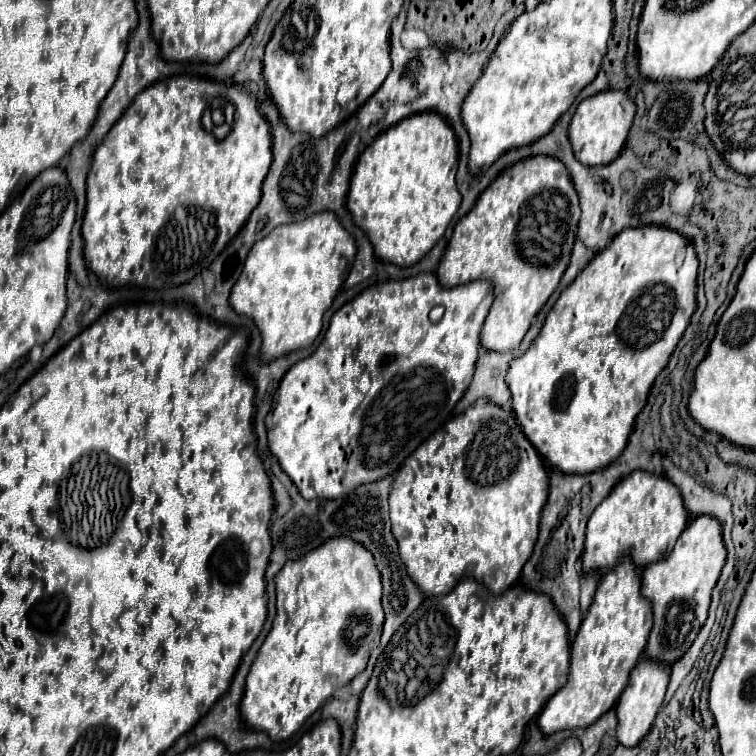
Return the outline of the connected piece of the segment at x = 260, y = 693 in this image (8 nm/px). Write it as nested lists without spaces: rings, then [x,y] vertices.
[[[336,536],[336,538],[330,538],[326,544],[322,544],[320,548],[316,548],[314,552],[306,554],[304,558],[298,558],[298,560],[288,560],[284,564],[284,568],[278,572],[276,576],[276,618],[274,618],[274,624],[272,624],[272,630],[270,634],[266,636],[250,672],[248,672],[248,680],[246,680],[246,690],[244,690],[244,698],[242,698],[242,704],[240,704],[240,712],[242,712],[242,718],[244,722],[250,726],[250,728],[256,728],[256,730],[264,730],[268,732],[268,736],[272,740],[288,740],[304,722],[306,718],[310,718],[326,700],[330,700],[334,696],[334,692],[338,688],[342,688],[344,684],[348,684],[358,672],[362,672],[362,668],[366,668],[366,662],[370,658],[370,652],[378,646],[378,640],[380,640],[380,634],[382,634],[382,624],[384,624],[384,612],[382,612],[382,604],[380,604],[380,598],[382,598],[382,582],[380,582],[380,572],[374,564],[374,558],[372,554],[358,542],[346,538],[346,536]]]

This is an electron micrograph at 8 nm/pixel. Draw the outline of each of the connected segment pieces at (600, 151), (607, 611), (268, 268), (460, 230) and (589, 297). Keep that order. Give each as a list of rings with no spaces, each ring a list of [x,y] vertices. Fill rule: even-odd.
[[[604,90],[586,100],[582,100],[576,108],[576,114],[570,122],[570,142],[574,148],[574,156],[590,166],[606,166],[614,162],[628,138],[636,106],[632,98],[622,90]]]
[[[624,554],[622,560],[598,582],[590,610],[572,642],[568,682],[546,702],[544,710],[540,712],[540,730],[544,734],[554,734],[558,730],[586,728],[608,712],[628,684],[628,674],[642,656],[650,628],[652,604],[642,596],[636,566],[630,564],[630,556]]]
[[[320,212],[294,224],[282,224],[274,228],[268,236],[264,236],[258,244],[254,244],[254,248],[250,250],[246,258],[242,274],[232,288],[230,306],[238,314],[246,314],[256,322],[262,334],[262,360],[264,362],[274,360],[292,350],[310,346],[316,340],[316,336],[322,330],[322,316],[332,306],[338,288],[346,280],[354,264],[356,252],[358,248],[352,234],[340,224],[334,212]]]
[[[528,156],[508,166],[478,198],[474,208],[456,224],[450,244],[440,260],[436,276],[442,286],[458,286],[468,280],[486,278],[494,284],[496,300],[482,326],[480,342],[494,352],[512,352],[520,346],[534,316],[556,290],[576,240],[580,220],[578,194],[572,188],[566,166],[552,156]]]
[[[640,226],[640,228],[622,230],[604,250],[600,250],[586,264],[586,268],[574,278],[574,282],[560,294],[554,308],[546,316],[544,328],[540,330],[538,338],[532,342],[532,346],[528,348],[528,352],[522,358],[512,360],[508,376],[506,376],[506,382],[512,392],[516,420],[520,422],[526,438],[534,444],[534,448],[538,448],[538,452],[548,460],[548,464],[552,464],[554,468],[558,468],[560,472],[566,472],[566,474],[586,474],[586,472],[596,472],[596,470],[606,468],[606,464],[614,462],[620,456],[620,452],[626,446],[626,440],[634,428],[636,416],[646,406],[646,400],[648,400],[648,394],[650,394],[650,388],[652,388],[656,376],[666,368],[670,354],[674,352],[678,340],[682,338],[682,334],[688,328],[690,318],[696,310],[696,276],[698,276],[698,258],[696,258],[694,244],[688,238],[680,236],[678,232],[672,232],[668,226]]]

